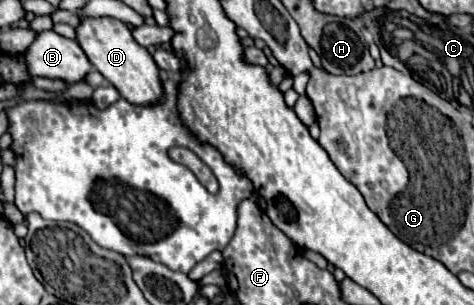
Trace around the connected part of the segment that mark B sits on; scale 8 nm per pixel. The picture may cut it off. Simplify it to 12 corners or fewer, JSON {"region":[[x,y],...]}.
{"region":[[39,32],[23,56],[33,76],[83,82],[93,68],[75,40]]}

